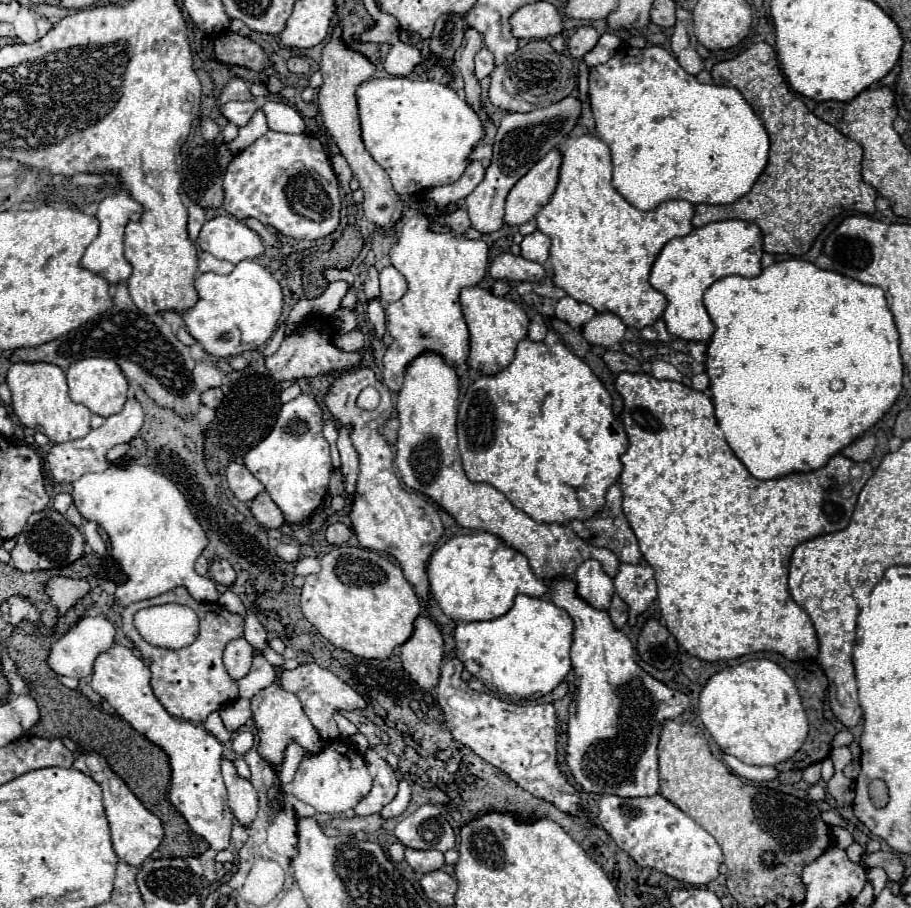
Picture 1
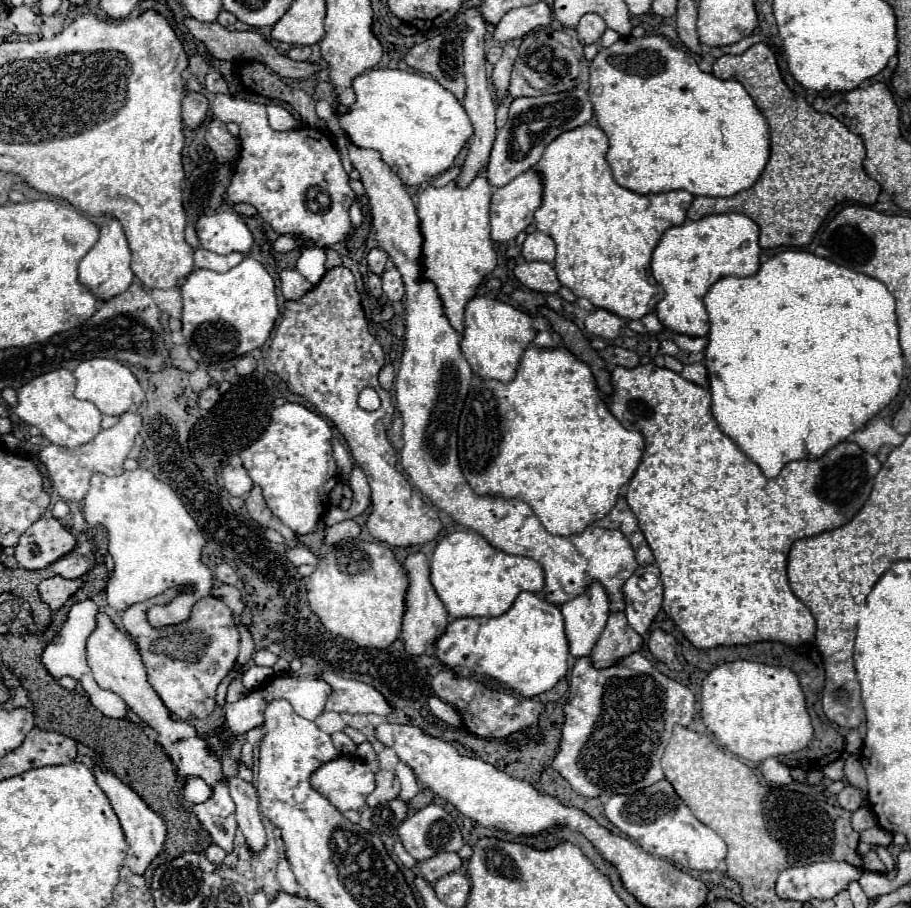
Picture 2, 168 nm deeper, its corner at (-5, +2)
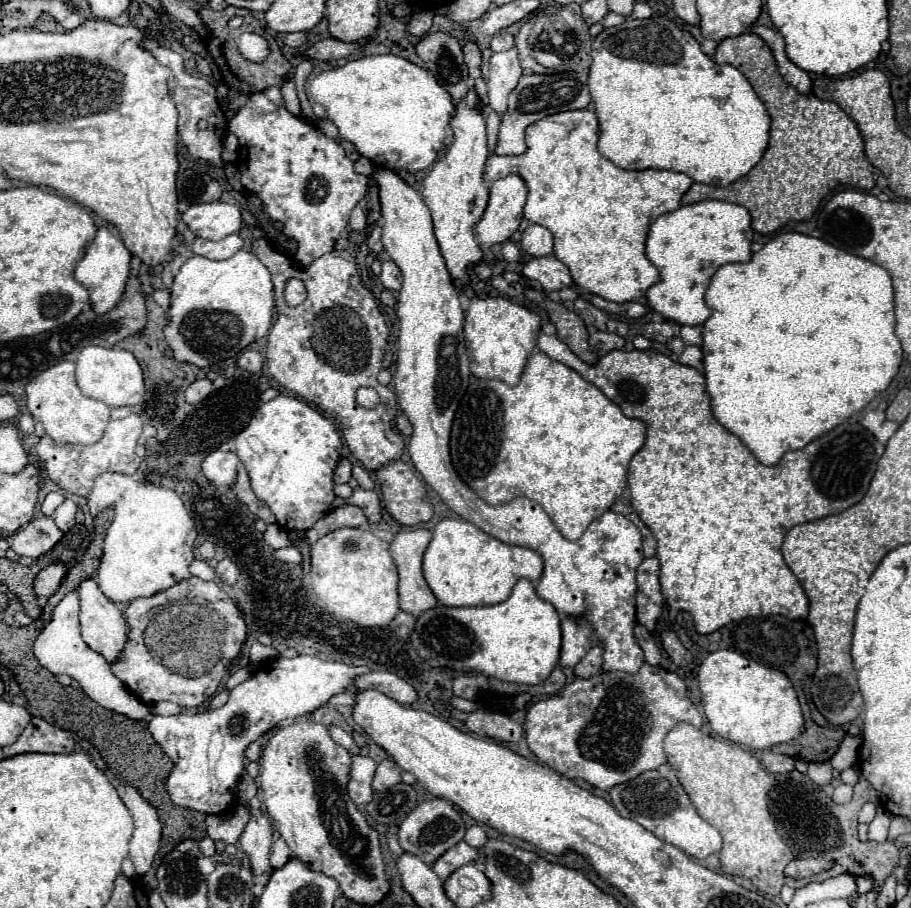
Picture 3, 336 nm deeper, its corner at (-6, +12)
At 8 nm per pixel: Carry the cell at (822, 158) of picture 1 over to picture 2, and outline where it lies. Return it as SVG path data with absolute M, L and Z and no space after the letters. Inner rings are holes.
M756 43L742 55L722 55L714 61L718 79L738 79L754 99L770 125L770 161L754 187L732 197L712 199L694 197L688 217L702 219L710 213L742 213L760 227L760 247L806 247L814 233L825 226L850 203L874 205L880 185L864 173L864 143L850 133L836 117L816 113L802 95L796 95L784 83L774 51Z

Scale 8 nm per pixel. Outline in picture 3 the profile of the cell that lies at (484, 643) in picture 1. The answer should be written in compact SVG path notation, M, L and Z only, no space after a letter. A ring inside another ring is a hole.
M521 579L507 601L489 607L445 607L425 611L415 625L411 645L423 661L459 673L479 671L509 683L543 683L559 663L561 623L557 609L535 595L531 581Z

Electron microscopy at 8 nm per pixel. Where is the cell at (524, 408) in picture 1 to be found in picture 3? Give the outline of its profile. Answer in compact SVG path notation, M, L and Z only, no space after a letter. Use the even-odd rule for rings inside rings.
M535 351L529 359L527 359L527 365L523 369L523 375L519 379L517 385L509 387L507 383L499 381L499 379L477 379L477 377L471 377L471 383L469 383L469 389L465 393L465 397L461 399L461 405L457 409L457 415L453 419L453 431L451 431L451 457L453 457L453 465L491 465L491 469L457 469L459 477L483 499L487 501L489 505L501 505L501 503L507 503L511 501L513 497L527 497L535 503L539 503L545 513L549 515L549 519L557 525L557 529L561 531L563 537L575 541L579 539L587 525L603 515L611 505L613 501L623 493L623 489L627 487L627 469L629 469L629 461L633 459L635 453L639 453L645 445L645 425L643 421L639 419L629 419L623 415L623 411L611 401L607 399L595 385L587 383L577 371L573 371L571 367L559 363L559 361L553 361L549 359L545 353L541 351Z

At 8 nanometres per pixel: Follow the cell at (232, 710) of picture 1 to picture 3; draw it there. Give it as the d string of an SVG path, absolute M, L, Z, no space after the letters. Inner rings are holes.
M297 655L293 659L277 657L263 663L251 679L237 685L229 701L219 709L195 715L155 715L149 731L173 761L173 771L167 779L171 801L203 813L223 813L233 807L237 781L245 769L245 747L281 721L317 711L333 695L349 689L353 679L365 671L369 669L323 661L313 655Z

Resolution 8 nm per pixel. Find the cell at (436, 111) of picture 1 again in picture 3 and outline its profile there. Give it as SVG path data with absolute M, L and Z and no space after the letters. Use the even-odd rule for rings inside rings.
M371 55L349 61L339 69L323 71L313 79L309 87L309 99L321 103L327 109L327 117L337 125L343 139L351 141L363 157L381 167L405 169L411 173L423 171L433 165L437 155L453 141L451 119L455 115L455 105L451 95L427 69L417 67L397 55Z

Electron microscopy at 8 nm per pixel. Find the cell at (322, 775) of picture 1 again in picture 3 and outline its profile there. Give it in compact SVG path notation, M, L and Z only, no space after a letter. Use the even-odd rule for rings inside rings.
M353 755L347 791L355 805L367 805L371 801L371 795L373 795L371 781L375 777L375 769L377 769L377 763L371 757Z

